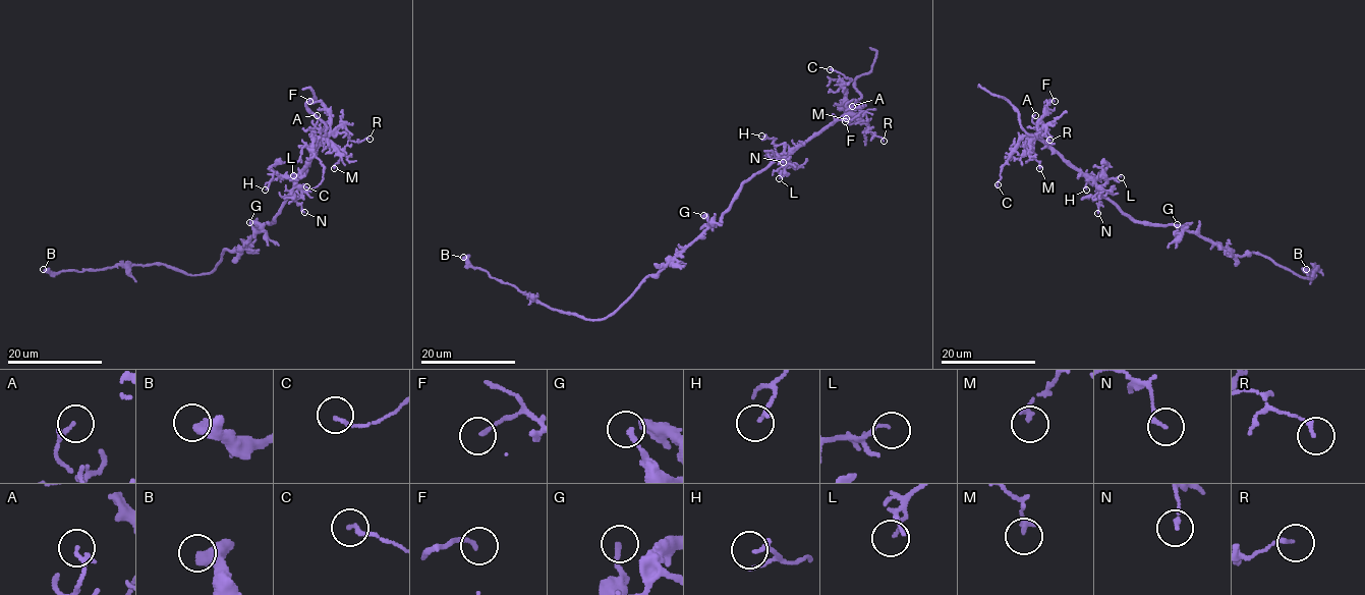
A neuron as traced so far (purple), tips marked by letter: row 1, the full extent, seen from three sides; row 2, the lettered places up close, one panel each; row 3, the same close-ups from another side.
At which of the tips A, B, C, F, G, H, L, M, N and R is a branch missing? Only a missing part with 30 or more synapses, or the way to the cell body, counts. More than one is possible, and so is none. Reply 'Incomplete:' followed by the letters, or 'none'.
Incomplete: none

